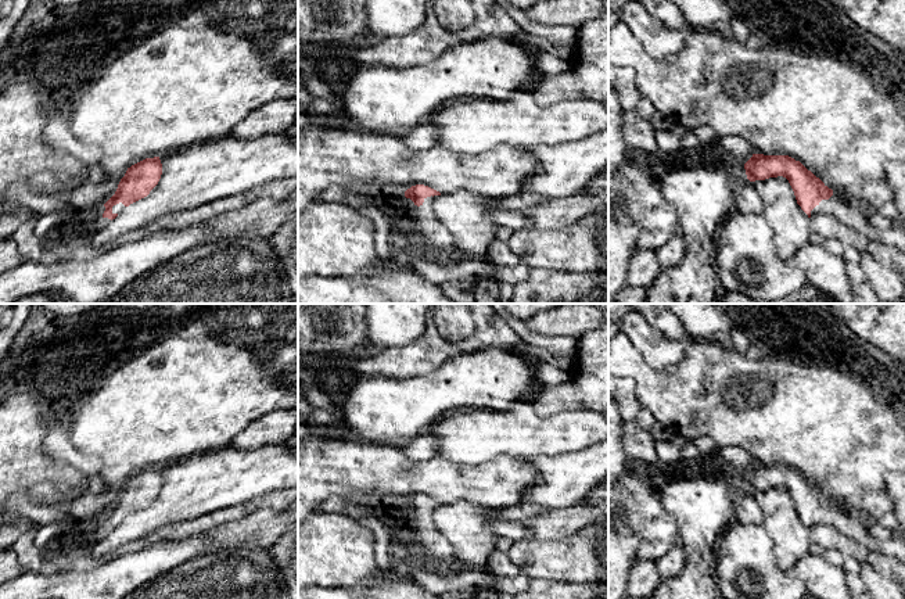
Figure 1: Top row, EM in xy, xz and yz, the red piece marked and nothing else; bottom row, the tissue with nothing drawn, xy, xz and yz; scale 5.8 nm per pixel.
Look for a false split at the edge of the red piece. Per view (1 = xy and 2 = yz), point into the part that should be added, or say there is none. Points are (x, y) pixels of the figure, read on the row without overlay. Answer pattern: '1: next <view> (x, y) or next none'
1: next xy (96, 533)
2: next yz (844, 520)

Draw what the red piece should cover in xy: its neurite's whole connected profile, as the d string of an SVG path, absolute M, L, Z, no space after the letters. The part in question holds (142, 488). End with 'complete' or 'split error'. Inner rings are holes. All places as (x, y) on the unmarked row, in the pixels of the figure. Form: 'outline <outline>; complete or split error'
outline M159 467L146 469L130 478L121 489L115 505L101 517L91 523L89 541L104 539L130 514L147 507L158 495L162 485Z; split error

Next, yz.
outline M753 465L744 474L750 492L783 487L789 491L797 514L811 528L812 524L830 524L870 552L894 556L905 564L905 538L899 534L888 539L875 538L859 517L833 505L819 488L800 471L789 466Z; split error

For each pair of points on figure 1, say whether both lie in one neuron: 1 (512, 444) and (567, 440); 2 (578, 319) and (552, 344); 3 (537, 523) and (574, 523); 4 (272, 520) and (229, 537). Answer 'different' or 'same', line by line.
1: same
2: different
3: same
4: same

